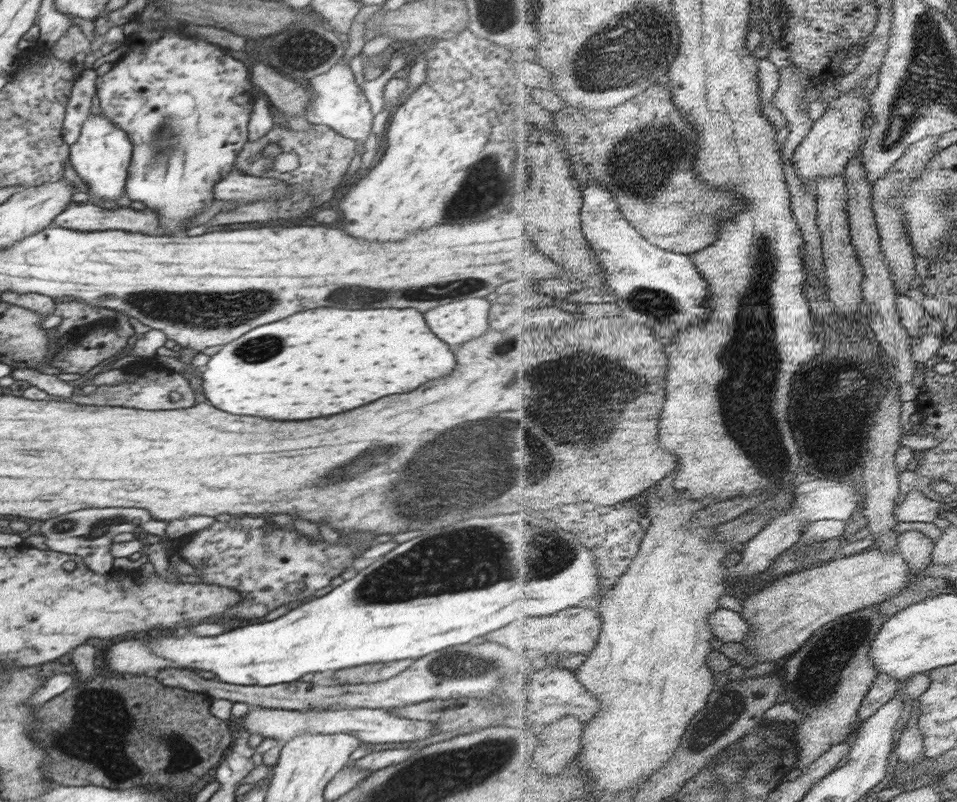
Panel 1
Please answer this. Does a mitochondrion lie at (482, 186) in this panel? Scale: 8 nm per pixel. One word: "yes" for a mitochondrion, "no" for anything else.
yes

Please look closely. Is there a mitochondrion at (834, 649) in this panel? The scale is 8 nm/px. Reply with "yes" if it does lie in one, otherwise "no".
yes

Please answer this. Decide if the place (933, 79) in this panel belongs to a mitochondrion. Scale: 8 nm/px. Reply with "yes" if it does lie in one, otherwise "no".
yes

